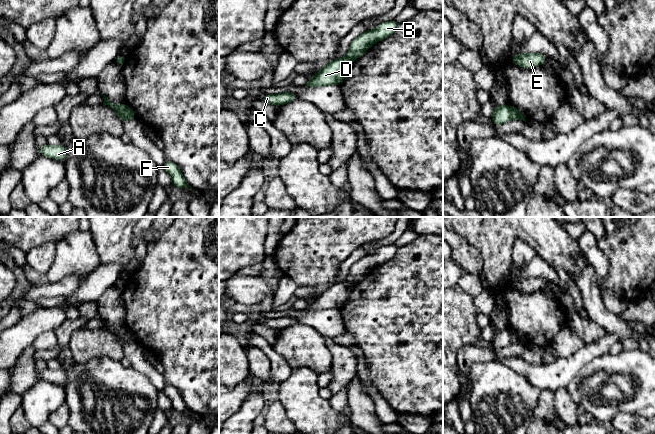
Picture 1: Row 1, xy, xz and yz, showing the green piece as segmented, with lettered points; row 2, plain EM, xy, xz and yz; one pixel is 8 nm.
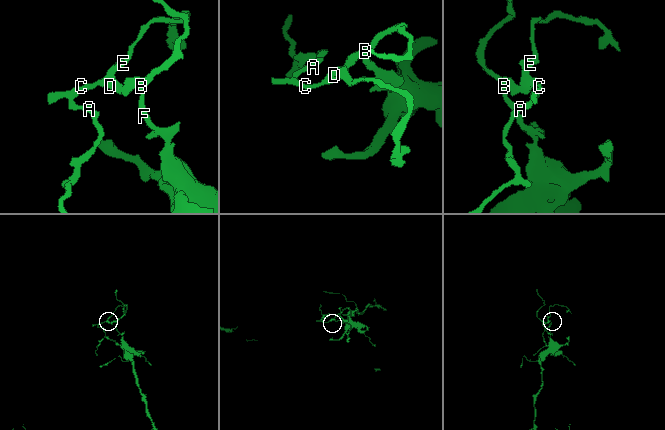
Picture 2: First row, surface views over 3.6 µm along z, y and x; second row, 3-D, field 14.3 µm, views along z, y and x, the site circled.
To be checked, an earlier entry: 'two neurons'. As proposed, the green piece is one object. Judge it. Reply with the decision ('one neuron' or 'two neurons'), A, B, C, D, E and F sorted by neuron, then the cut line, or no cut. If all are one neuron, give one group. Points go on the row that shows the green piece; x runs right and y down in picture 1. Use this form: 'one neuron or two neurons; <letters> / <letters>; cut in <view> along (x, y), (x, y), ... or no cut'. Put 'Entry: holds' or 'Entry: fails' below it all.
two neurons; A C D E / B F; cut in xy along (126, 106), (121, 119)
Entry: holds

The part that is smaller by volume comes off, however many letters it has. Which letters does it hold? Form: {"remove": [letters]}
{"remove": ["A", "C", "D", "E"]}

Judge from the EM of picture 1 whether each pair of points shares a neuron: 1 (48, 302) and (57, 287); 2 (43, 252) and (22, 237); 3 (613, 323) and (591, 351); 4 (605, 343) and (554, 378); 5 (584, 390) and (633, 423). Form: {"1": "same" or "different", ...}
{"1": "different", "2": "different", "3": "different", "4": "same", "5": "different"}

